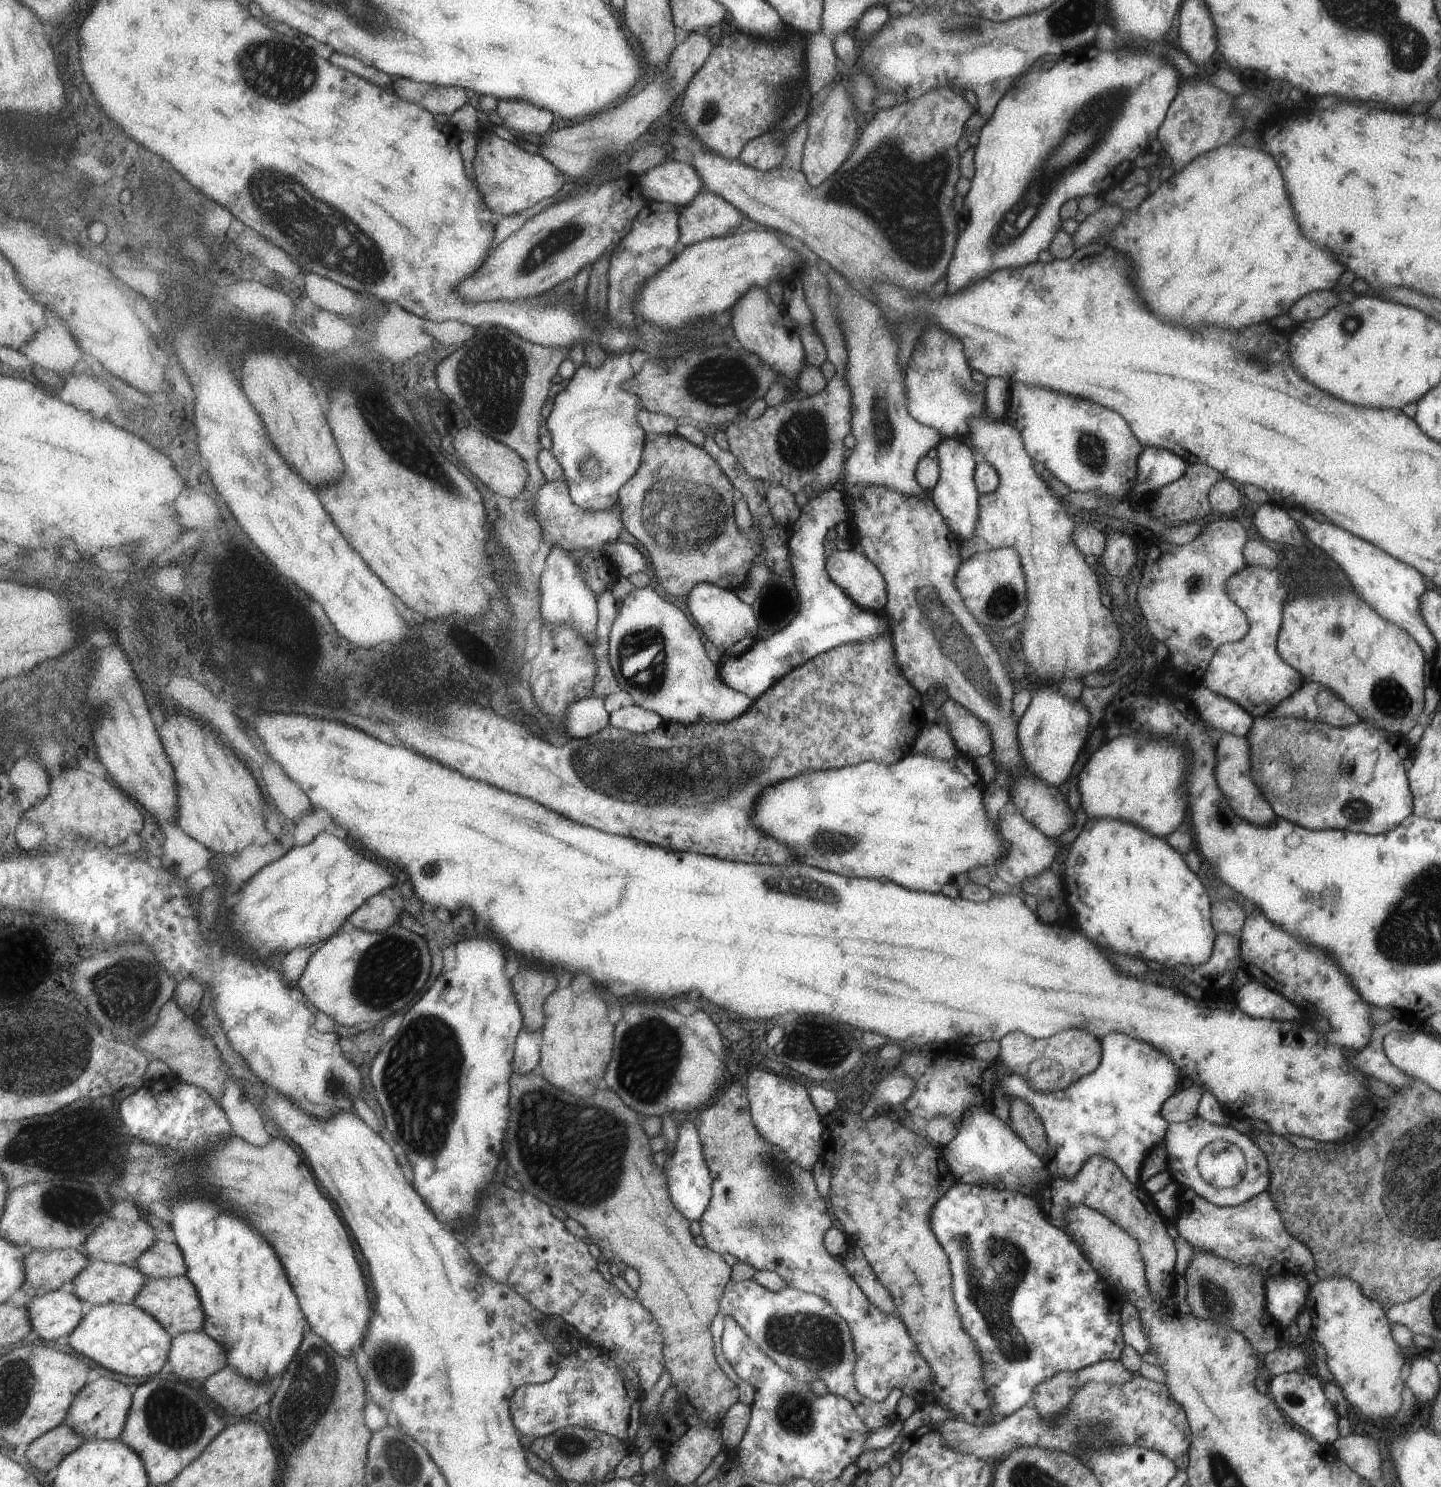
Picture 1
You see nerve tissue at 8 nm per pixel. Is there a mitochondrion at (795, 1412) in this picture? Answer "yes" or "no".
yes

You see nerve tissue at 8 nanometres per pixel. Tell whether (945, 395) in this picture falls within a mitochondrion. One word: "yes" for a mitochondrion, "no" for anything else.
no

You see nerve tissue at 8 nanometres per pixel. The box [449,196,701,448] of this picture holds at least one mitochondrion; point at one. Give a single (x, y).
(491, 374)

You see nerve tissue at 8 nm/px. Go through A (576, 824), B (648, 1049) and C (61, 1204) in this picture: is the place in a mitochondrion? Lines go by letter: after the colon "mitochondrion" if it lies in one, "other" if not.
A: other
B: mitochondrion
C: mitochondrion

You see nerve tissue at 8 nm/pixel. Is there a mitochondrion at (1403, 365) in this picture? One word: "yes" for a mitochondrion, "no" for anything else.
no

